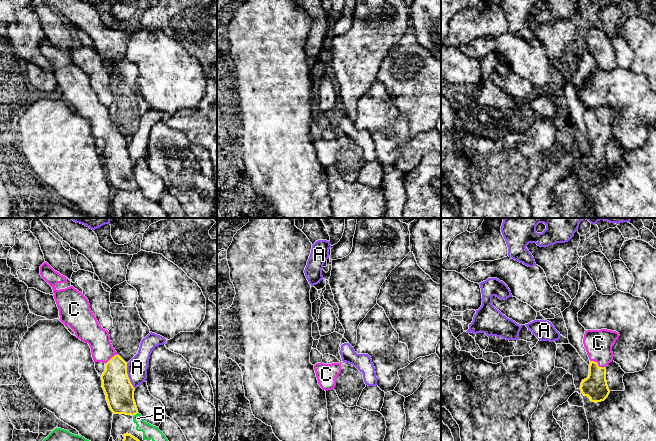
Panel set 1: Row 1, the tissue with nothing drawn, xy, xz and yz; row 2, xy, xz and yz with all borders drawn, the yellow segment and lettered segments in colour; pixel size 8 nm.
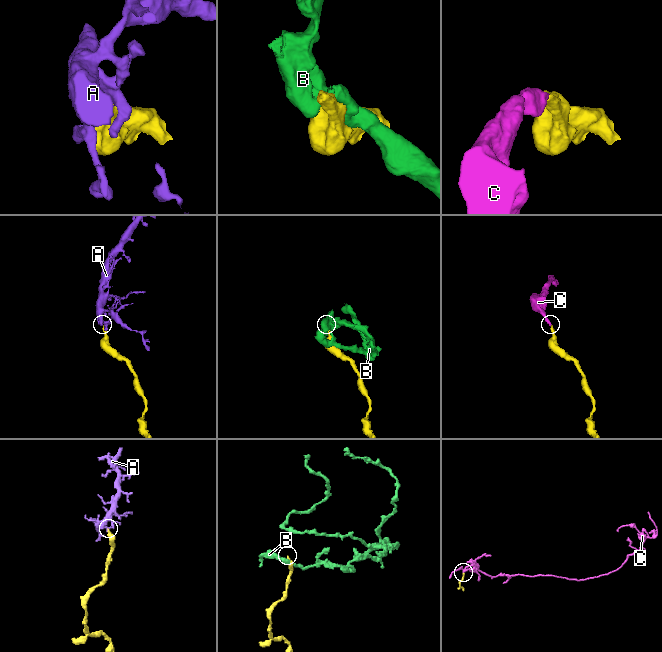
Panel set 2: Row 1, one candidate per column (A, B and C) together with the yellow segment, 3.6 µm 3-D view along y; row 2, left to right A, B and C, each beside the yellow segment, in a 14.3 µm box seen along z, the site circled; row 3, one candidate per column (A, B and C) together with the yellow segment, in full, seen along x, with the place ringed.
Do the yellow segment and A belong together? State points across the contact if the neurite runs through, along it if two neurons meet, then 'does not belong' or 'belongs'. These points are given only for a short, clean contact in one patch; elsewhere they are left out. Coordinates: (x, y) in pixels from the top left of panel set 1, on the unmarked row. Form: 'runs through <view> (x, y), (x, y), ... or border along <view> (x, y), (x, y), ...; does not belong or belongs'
border along xy (126, 139), (127, 152), (135, 164); does not belong

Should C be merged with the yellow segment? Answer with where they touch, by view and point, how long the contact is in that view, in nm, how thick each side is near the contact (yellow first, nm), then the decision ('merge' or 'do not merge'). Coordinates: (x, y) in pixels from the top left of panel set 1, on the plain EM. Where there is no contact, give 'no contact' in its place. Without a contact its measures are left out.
contact yz (597, 140); length 140 nm; calibres 190 and 220 nm; merge

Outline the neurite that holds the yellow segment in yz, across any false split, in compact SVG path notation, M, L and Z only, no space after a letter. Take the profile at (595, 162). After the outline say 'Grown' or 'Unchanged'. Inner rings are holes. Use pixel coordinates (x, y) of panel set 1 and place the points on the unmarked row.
M607 105L585 107L583 120L590 136L589 151L582 156L580 166L591 178L604 177L610 166L606 157L606 142L613 137L612 123L619 109Z. Grown

